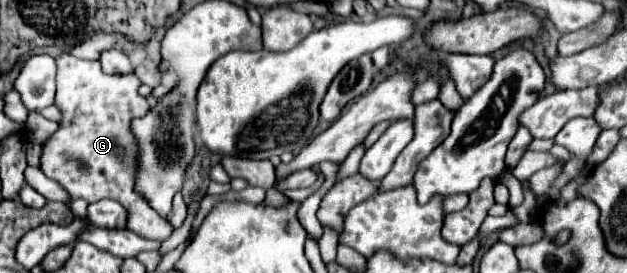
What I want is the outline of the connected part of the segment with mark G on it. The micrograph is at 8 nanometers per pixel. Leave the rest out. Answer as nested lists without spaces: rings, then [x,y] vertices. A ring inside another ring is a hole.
[[[96,32],[92,38],[78,44],[70,54],[56,58],[56,106],[62,110],[62,122],[58,132],[44,144],[40,168],[48,178],[60,182],[72,200],[84,198],[86,202],[98,202],[110,198],[120,202],[128,212],[128,230],[146,240],[162,242],[172,234],[170,224],[166,224],[166,220],[134,192],[136,144],[134,136],[130,136],[130,120],[144,116],[150,110],[150,104],[138,94],[140,80],[134,74],[110,76],[102,72],[98,62],[104,50],[118,48],[122,42],[126,42],[126,36],[120,32]]]

